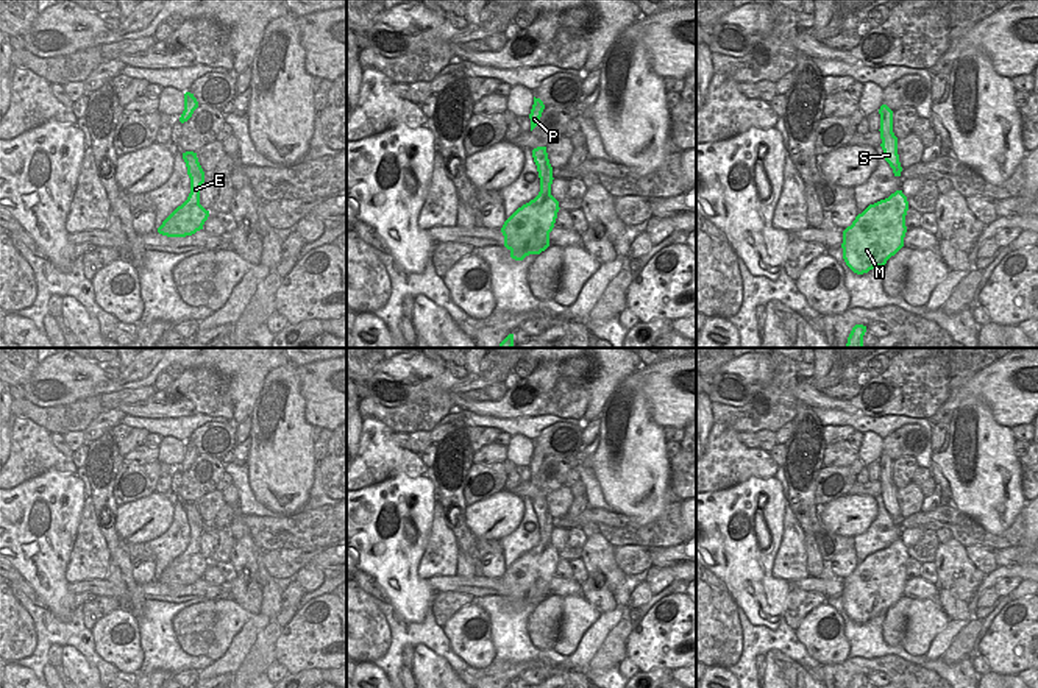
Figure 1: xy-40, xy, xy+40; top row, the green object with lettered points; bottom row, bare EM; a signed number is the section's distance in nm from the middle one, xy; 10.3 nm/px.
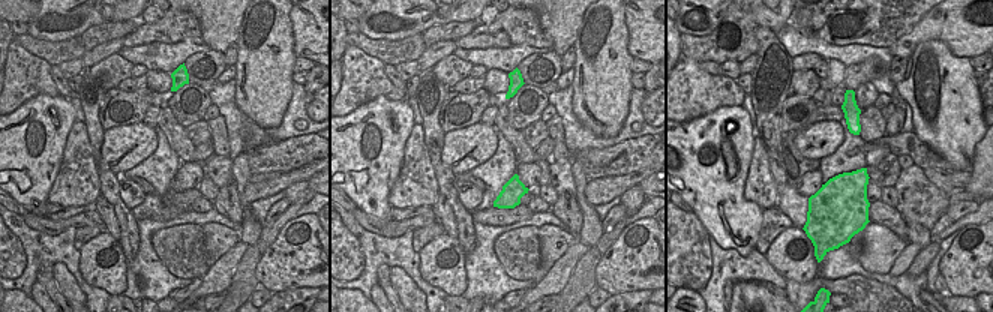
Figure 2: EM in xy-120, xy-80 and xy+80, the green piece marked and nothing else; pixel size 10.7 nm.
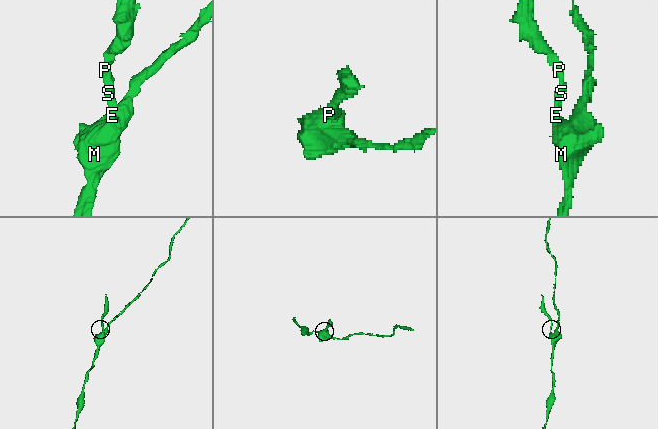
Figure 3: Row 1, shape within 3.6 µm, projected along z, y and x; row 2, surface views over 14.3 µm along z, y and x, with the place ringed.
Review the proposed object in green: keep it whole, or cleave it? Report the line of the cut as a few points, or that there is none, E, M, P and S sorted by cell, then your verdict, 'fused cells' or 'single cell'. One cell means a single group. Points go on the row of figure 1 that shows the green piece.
xy (517, 209), (514, 242), (529, 247), (548, 245) | E P S / M | fused cells

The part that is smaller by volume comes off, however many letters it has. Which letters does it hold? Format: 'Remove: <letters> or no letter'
Remove: E, P, S

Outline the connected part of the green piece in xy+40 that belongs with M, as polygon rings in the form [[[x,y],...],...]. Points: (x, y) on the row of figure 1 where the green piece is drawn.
[[[868,209],[858,214],[852,225],[843,231],[843,259],[857,275],[883,267],[887,261],[904,246],[904,243],[883,246],[882,242],[869,239],[866,236],[866,222],[863,220],[866,214]]]

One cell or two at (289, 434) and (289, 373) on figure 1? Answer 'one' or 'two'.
one

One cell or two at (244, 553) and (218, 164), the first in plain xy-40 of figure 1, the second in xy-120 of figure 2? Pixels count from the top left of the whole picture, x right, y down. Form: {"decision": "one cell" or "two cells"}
{"decision": "one cell"}

